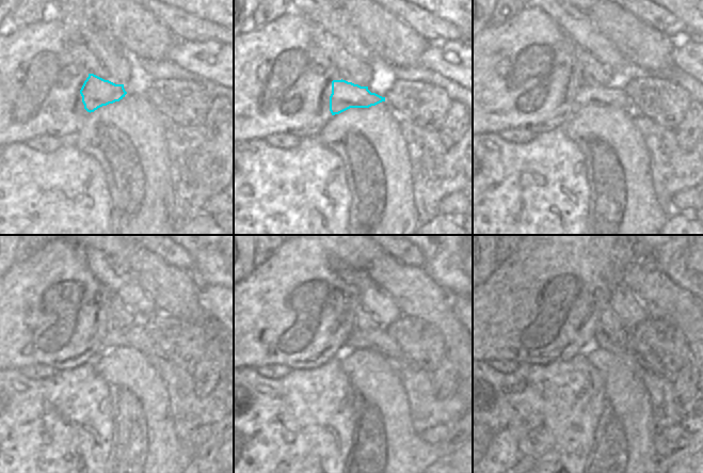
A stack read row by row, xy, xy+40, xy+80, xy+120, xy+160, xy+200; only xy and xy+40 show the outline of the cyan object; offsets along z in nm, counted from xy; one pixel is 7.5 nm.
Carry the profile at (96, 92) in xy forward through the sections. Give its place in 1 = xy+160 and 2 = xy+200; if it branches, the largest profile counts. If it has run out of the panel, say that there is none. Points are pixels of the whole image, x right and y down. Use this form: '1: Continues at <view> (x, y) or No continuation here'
1: Continues at xy+160 (378, 339)
2: Continues at xy+200 (642, 355).

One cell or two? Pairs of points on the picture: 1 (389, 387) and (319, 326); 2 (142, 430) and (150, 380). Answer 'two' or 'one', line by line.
1: two
2: one

